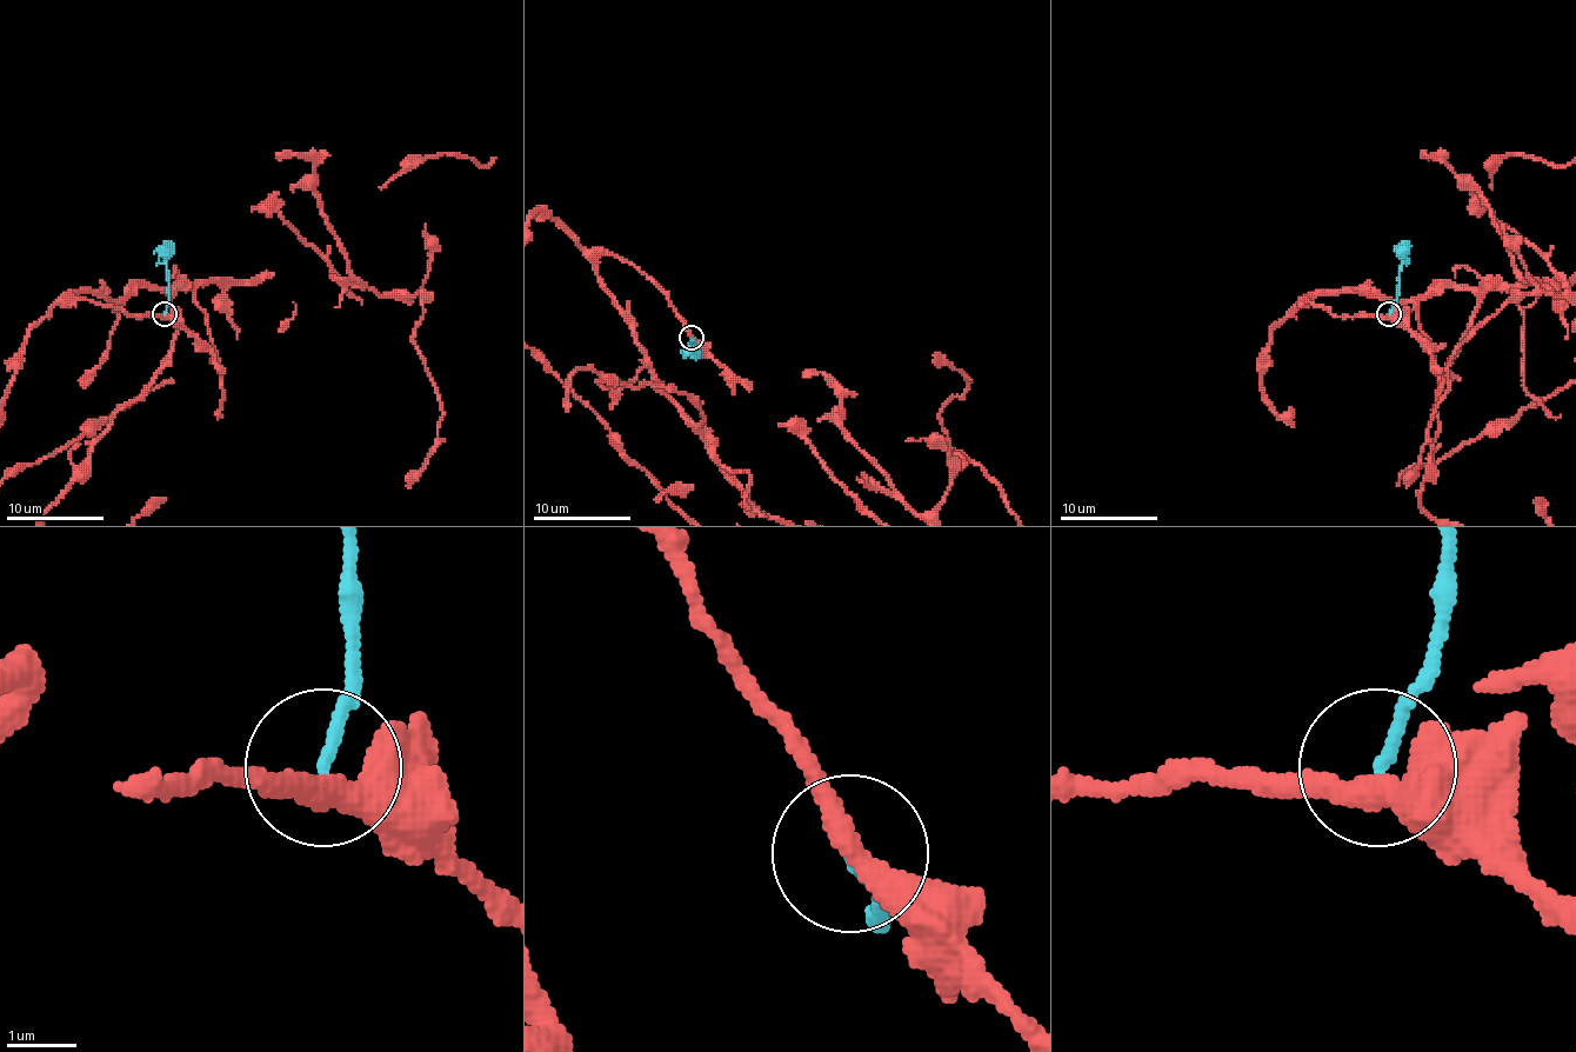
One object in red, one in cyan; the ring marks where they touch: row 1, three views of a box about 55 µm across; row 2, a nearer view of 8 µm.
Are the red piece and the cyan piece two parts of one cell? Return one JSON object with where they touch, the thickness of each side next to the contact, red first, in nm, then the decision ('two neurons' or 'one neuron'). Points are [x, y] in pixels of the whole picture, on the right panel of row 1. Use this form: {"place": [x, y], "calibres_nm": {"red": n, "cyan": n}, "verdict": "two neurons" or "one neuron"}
{"place": [1389, 314], "calibres_nm": {"red": 360, "cyan": 170}, "verdict": "two neurons"}

